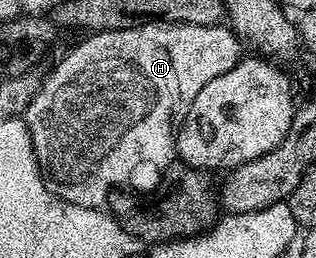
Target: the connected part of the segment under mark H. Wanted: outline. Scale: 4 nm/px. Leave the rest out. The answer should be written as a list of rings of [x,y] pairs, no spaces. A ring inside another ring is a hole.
[[[158,19],[153,23],[141,23],[126,30],[91,32],[83,37],[86,38],[46,78],[44,76],[41,78],[38,88],[34,91],[34,98],[31,99],[30,106],[26,108],[24,120],[30,132],[32,147],[38,160],[38,168],[48,178],[54,194],[73,205],[88,207],[89,209],[102,209],[109,202],[111,193],[121,190],[123,187],[135,185],[135,187],[130,187],[138,191],[150,191],[153,190],[157,182],[162,180],[162,174],[175,160],[175,133],[182,123],[182,118],[188,115],[188,111],[192,107],[192,99],[196,99],[196,95],[202,90],[204,83],[232,71],[232,67],[238,64],[243,56],[242,47],[244,48],[244,45],[234,30],[225,24],[188,25],[185,23],[171,23],[166,19]]]

